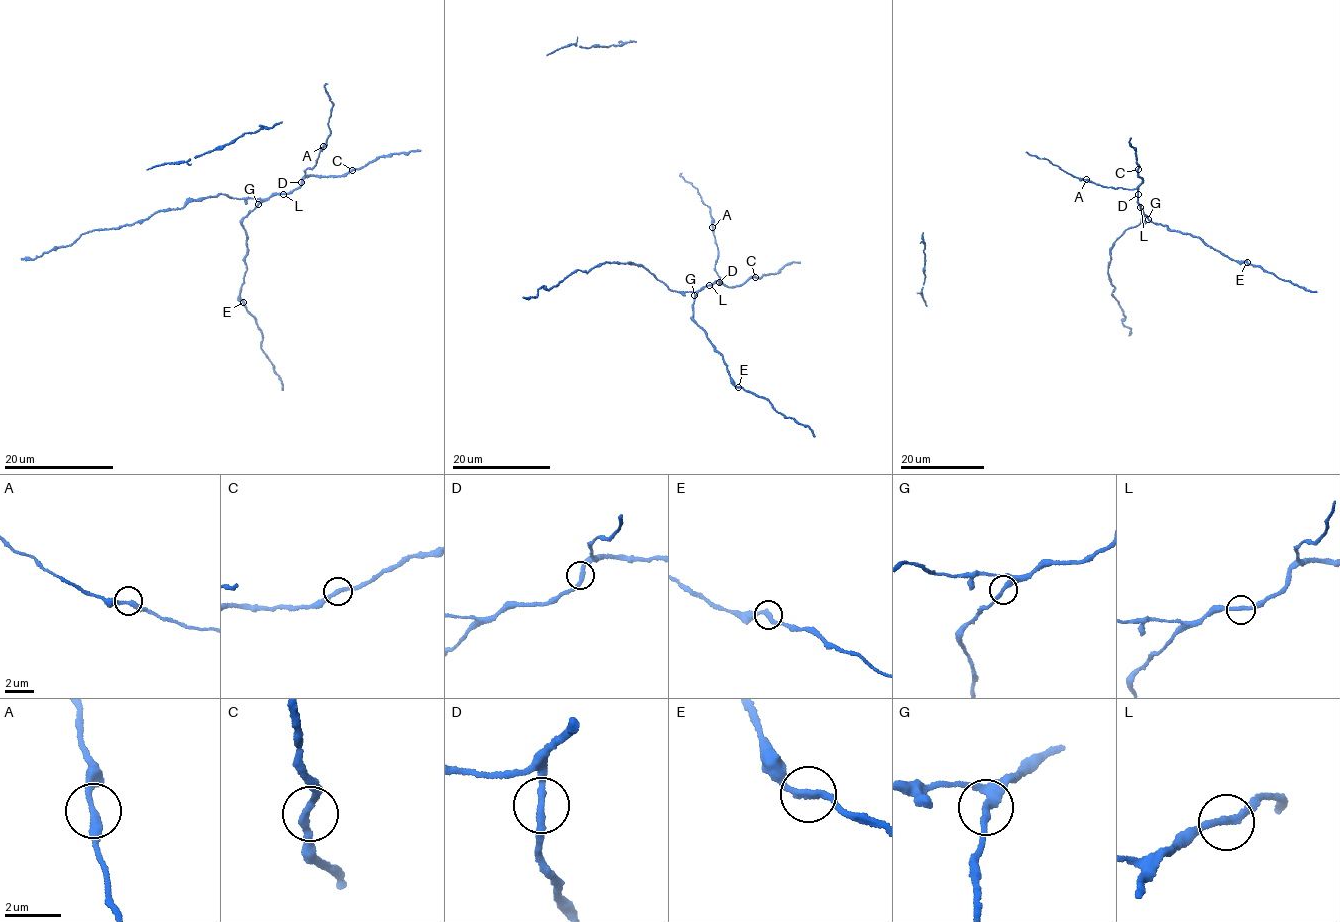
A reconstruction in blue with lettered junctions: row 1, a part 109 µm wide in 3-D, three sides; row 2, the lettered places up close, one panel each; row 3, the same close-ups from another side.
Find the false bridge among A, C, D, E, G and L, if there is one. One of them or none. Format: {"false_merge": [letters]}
{"false_merge": []}

